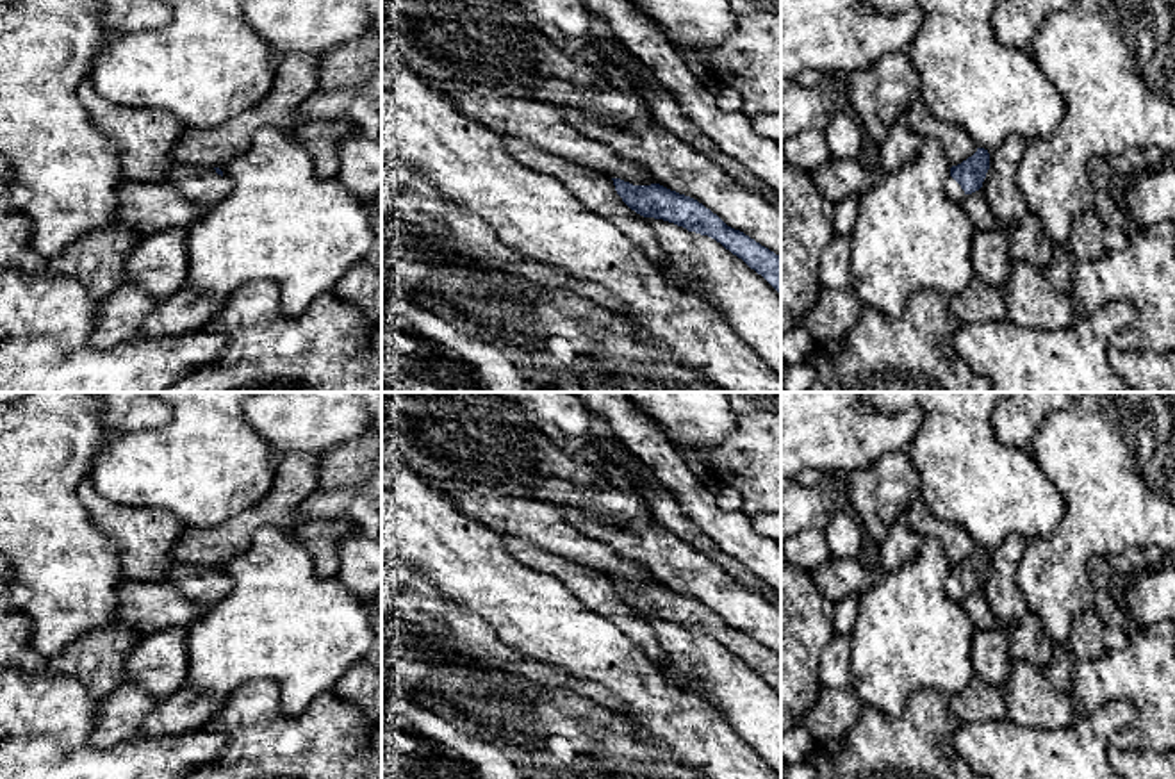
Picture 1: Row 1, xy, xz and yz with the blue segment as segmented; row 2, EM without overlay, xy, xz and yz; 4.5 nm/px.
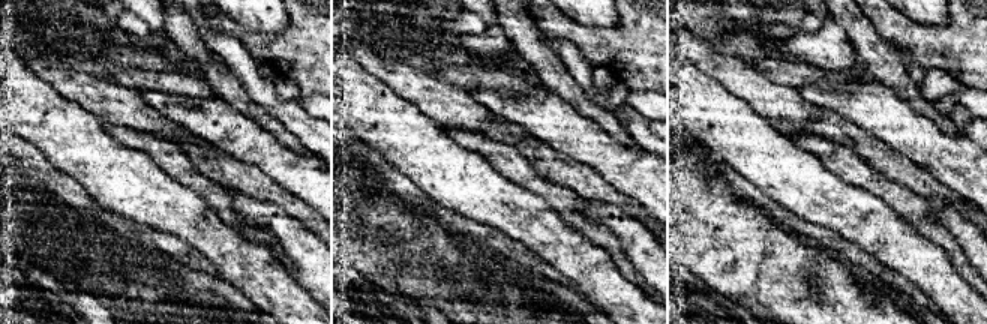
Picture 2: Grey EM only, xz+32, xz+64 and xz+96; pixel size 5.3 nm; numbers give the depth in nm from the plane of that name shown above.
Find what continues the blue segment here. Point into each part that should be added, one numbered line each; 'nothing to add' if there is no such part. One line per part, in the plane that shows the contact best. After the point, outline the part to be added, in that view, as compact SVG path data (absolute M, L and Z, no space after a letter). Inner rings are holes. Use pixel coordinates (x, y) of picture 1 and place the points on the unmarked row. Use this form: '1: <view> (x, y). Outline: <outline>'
1: yz (954, 590). Outline: M952 576L947 578L945 590L954 601L961 601L966 595L961 585Z

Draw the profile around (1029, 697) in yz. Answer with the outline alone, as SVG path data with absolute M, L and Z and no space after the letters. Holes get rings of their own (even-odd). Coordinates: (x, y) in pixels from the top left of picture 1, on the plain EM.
M1015 661L1000 688L1007 718L1032 729L1066 727L1077 717L1072 697L1052 686L1045 668Z

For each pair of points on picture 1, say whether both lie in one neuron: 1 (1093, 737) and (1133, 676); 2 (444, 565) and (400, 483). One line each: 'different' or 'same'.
1: different
2: same

